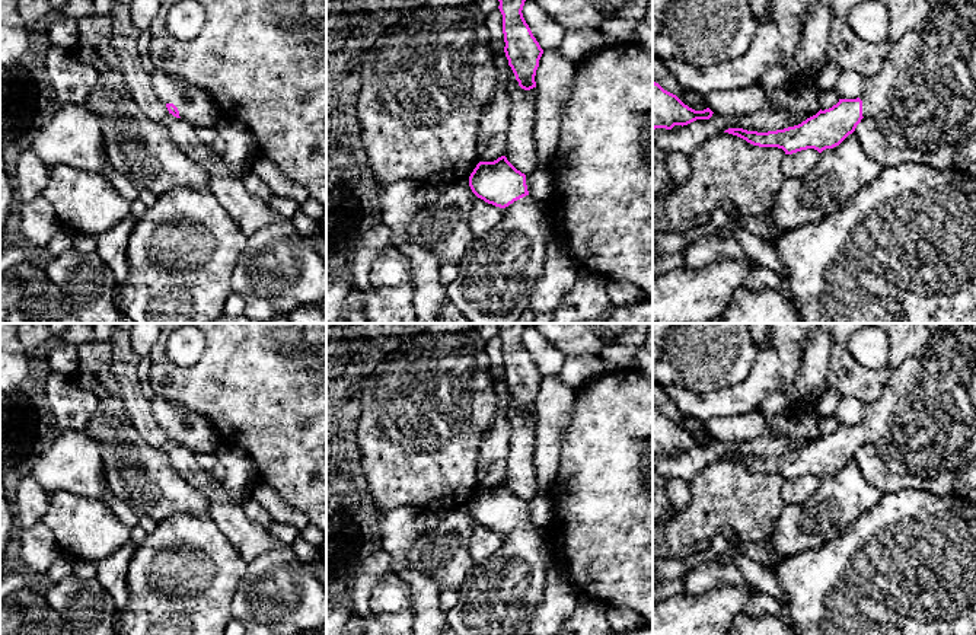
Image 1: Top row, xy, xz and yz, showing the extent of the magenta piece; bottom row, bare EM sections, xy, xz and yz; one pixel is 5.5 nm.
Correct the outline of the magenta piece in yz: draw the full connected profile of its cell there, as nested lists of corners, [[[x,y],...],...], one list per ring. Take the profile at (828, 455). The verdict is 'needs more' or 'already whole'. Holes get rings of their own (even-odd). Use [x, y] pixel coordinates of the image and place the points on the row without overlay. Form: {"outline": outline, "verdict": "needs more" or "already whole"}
{"outline": [[[945,323],[922,354],[890,367],[883,393],[864,405],[859,424],[839,425],[832,434],[784,456],[728,454],[724,459],[753,472],[782,475],[785,481],[807,475],[822,479],[839,472],[865,443],[875,447],[890,472],[918,476],[924,482],[957,472],[976,459],[976,323]]], "verdict": "needs more"}

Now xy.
{"outline": [[[160,396],[150,401],[150,408],[169,440],[185,446],[194,454],[219,453],[223,449],[214,424],[205,415],[185,406],[176,408]]], "verdict": "needs more"}

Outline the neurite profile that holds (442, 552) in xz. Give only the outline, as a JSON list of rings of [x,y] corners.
[[[454,510],[443,514],[441,521],[427,529],[409,548],[408,562],[412,568],[430,575],[441,590],[457,588],[476,564],[469,552],[472,533],[478,523],[471,514]]]

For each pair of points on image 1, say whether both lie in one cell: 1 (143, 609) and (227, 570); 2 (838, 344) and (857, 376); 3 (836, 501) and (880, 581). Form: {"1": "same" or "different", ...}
{"1": "same", "2": "same", "3": "different"}

